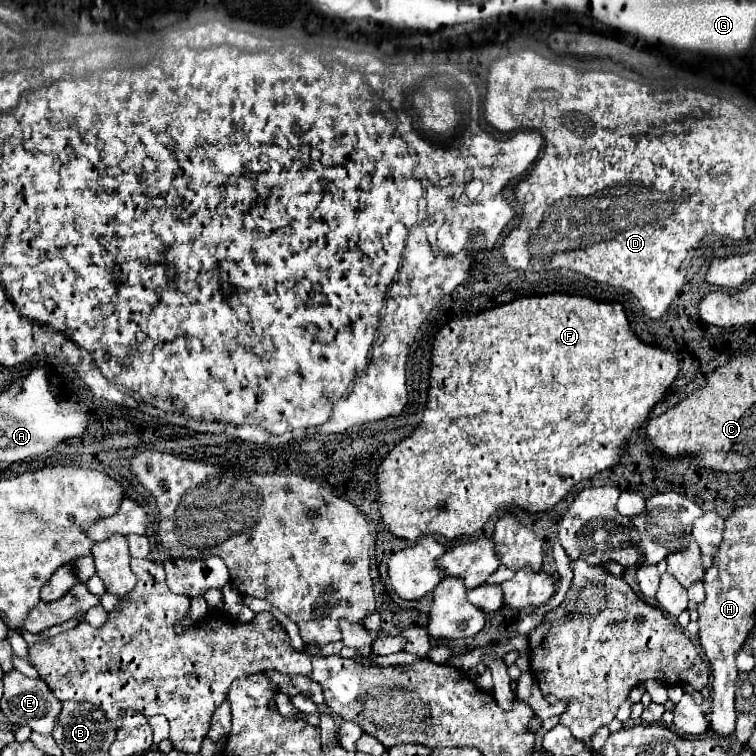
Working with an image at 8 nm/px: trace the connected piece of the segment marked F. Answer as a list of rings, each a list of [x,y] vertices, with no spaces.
[[[550,293],[536,297],[520,297],[496,309],[490,309],[480,315],[464,315],[446,323],[434,341],[432,349],[432,369],[430,369],[430,387],[428,387],[428,407],[424,411],[422,423],[416,431],[396,445],[384,463],[378,469],[378,487],[380,487],[380,511],[386,527],[400,539],[416,541],[424,535],[442,535],[446,539],[456,539],[460,535],[472,535],[482,529],[492,513],[506,505],[522,507],[530,513],[548,511],[558,505],[566,493],[580,481],[592,479],[594,475],[614,467],[622,453],[628,447],[632,435],[648,419],[654,405],[662,399],[666,389],[674,383],[680,371],[680,361],[666,349],[652,347],[642,343],[636,333],[630,329],[624,307],[620,303],[602,305],[602,301],[568,295],[568,293]]]

